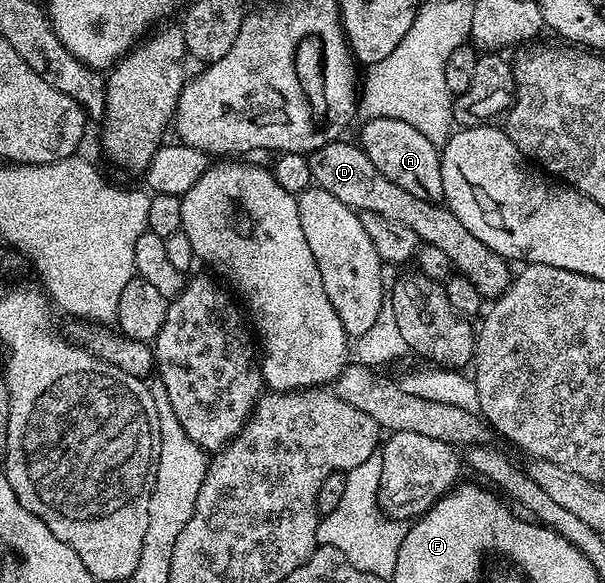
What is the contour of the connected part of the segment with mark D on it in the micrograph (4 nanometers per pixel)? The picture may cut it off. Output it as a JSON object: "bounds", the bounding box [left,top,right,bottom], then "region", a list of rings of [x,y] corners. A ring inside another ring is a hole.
{"bounds":[309,138,512,298],"region":[[[339,138],[332,144],[325,144],[319,152],[309,153],[310,178],[317,187],[328,190],[332,198],[340,198],[340,202],[358,212],[381,214],[384,218],[392,218],[392,222],[408,226],[408,230],[416,230],[419,241],[441,250],[448,257],[451,269],[457,275],[468,278],[483,298],[504,295],[512,279],[511,265],[505,256],[484,246],[484,242],[480,242],[480,238],[476,238],[476,234],[472,234],[472,230],[468,230],[468,226],[464,226],[464,222],[460,222],[449,208],[441,203],[424,202],[424,198],[415,198],[408,194],[408,190],[396,186],[396,182],[388,182],[388,178],[372,166],[357,143],[345,144],[344,141]]]}

